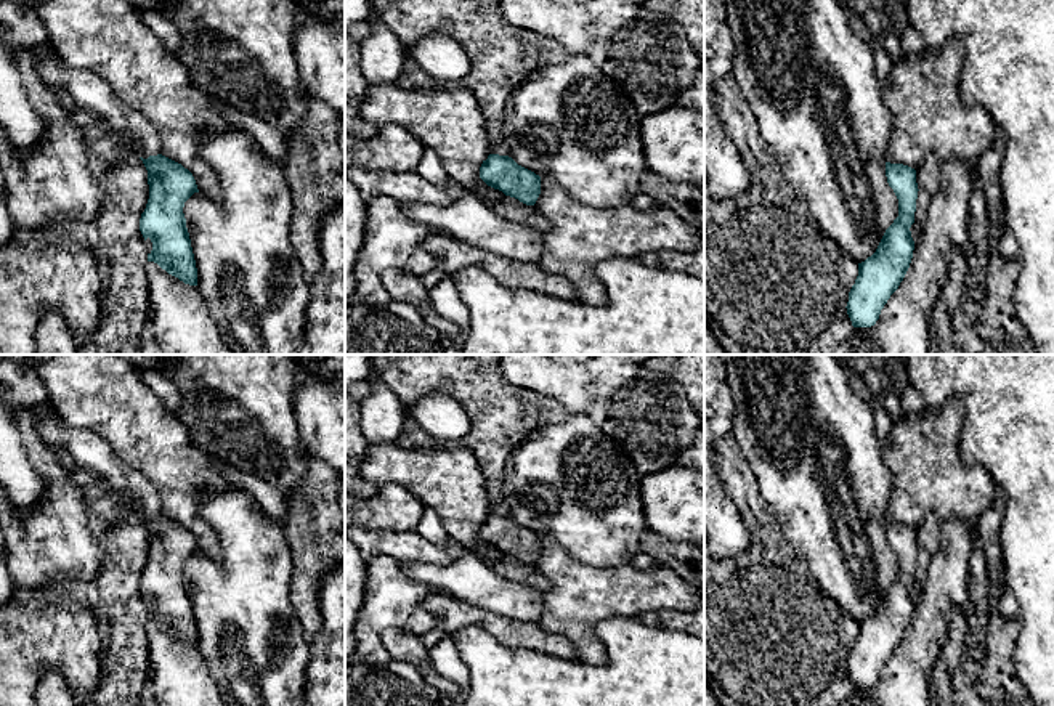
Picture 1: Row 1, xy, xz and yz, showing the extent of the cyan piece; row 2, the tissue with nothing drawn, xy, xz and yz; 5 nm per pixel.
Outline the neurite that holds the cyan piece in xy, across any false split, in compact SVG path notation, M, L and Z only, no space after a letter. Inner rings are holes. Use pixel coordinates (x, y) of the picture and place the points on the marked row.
M55 53L45 61L34 61L34 67L40 82L50 90L66 91L83 112L93 116L109 130L132 133L140 151L149 156L148 159L140 157L148 170L149 185L149 199L140 218L140 231L144 241L149 237L152 242L148 262L157 263L184 284L197 286L197 268L183 213L184 202L194 193L199 193L193 173L181 164L160 154L157 130L138 111L125 104L96 72L88 69L69 69Z

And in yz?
M886 162L886 176L889 186L894 189L898 199L898 217L886 229L876 252L865 262L858 263L858 276L849 292L847 314L853 327L871 327L879 319L881 310L898 289L903 281L914 250L914 241L911 237L911 225L914 223L918 183L916 170L903 164Z

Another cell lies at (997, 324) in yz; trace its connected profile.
M991 252L985 271L985 302L977 311L975 329L985 342L982 355L1038 355L1024 324L1015 316L1014 290L1020 260Z

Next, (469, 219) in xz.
M456 193L448 205L398 202L398 207L416 223L493 255L536 263L544 250L541 231L502 218L491 202L470 193Z

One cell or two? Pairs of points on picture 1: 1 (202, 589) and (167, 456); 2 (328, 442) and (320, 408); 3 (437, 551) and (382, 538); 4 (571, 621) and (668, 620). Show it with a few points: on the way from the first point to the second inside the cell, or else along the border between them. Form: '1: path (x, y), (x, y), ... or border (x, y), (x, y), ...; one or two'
1: border (199, 512), (217, 536), (220, 560); two
2: path (328, 434), (328, 416); one
3: path (424, 551), (395, 544); one
4: border (687, 608), (661, 610), (658, 613); two

